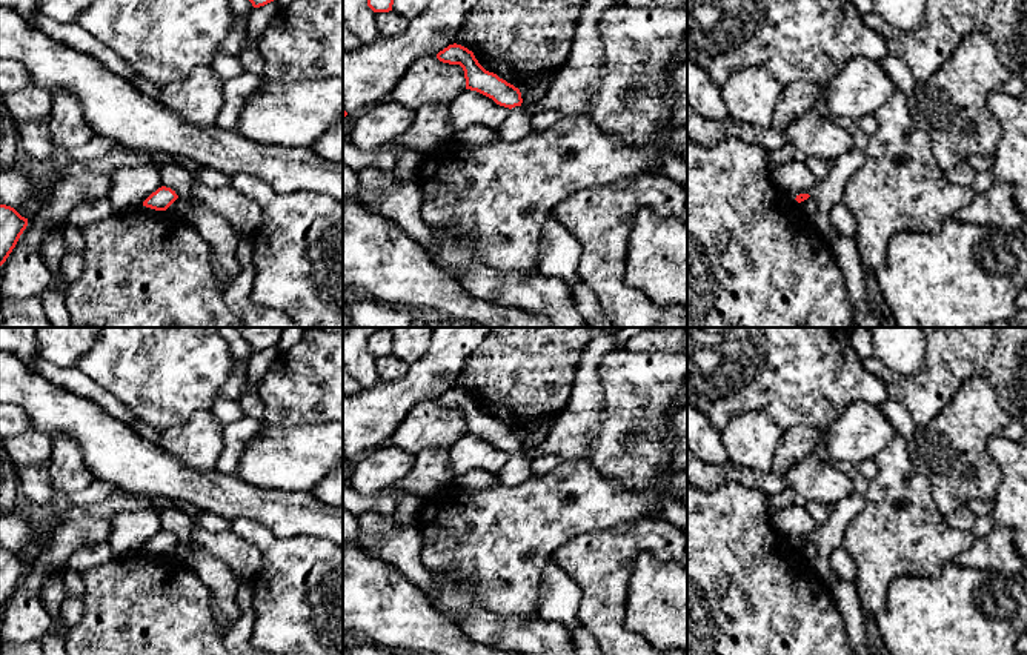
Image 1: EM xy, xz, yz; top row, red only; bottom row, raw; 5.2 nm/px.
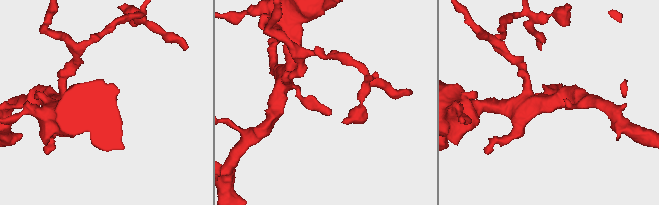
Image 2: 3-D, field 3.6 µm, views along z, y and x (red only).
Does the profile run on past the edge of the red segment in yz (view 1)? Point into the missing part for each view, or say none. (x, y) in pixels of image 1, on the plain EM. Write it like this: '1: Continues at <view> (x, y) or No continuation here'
1: No continuation here

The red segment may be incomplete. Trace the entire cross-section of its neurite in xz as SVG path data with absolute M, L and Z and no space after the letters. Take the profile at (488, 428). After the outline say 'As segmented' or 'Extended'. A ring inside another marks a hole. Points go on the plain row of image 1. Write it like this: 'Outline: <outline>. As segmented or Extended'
Outline: M449 389L437 398L443 407L460 409L464 415L466 434L477 435L510 457L497 475L501 484L518 486L532 478L532 460L521 449L521 437L514 429L486 415L474 397L461 389Z. Extended

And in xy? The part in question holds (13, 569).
Outline: M0 549L0 610L15 592L26 570L28 563L22 561L14 552Z. As segmented

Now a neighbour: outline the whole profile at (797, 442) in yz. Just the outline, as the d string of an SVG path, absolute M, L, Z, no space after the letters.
M798 424L783 432L781 443L767 472L740 467L730 461L715 466L696 458L687 449L687 483L698 490L715 490L726 483L740 483L766 495L787 489L786 475L798 460L816 452L826 431Z

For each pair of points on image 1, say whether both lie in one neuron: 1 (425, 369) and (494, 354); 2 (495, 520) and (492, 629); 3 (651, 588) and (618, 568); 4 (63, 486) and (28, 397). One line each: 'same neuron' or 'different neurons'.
1: different neurons
2: different neurons
3: different neurons
4: different neurons

